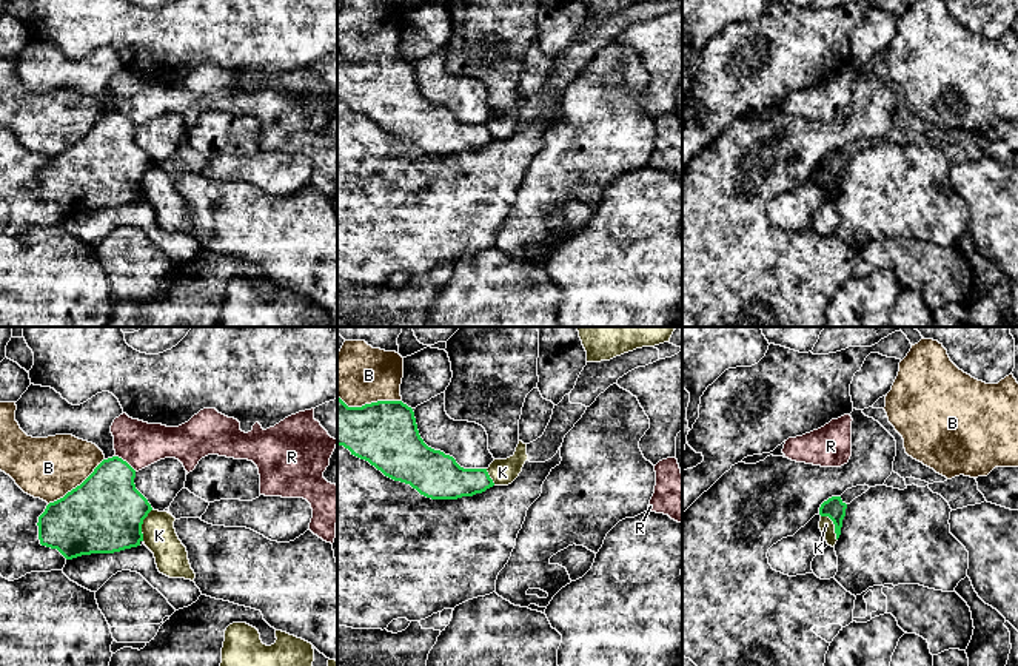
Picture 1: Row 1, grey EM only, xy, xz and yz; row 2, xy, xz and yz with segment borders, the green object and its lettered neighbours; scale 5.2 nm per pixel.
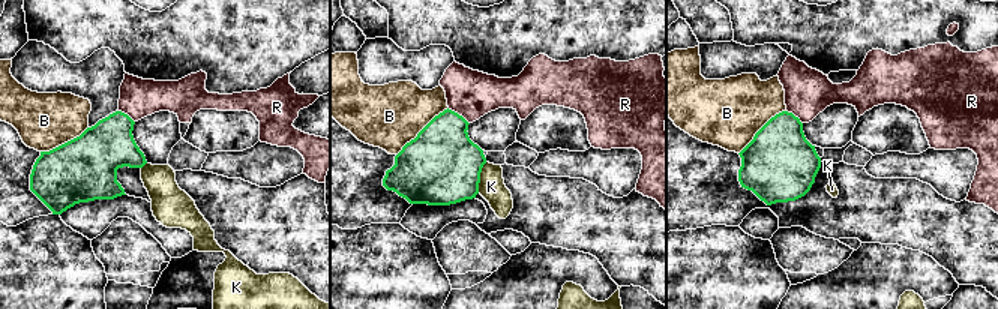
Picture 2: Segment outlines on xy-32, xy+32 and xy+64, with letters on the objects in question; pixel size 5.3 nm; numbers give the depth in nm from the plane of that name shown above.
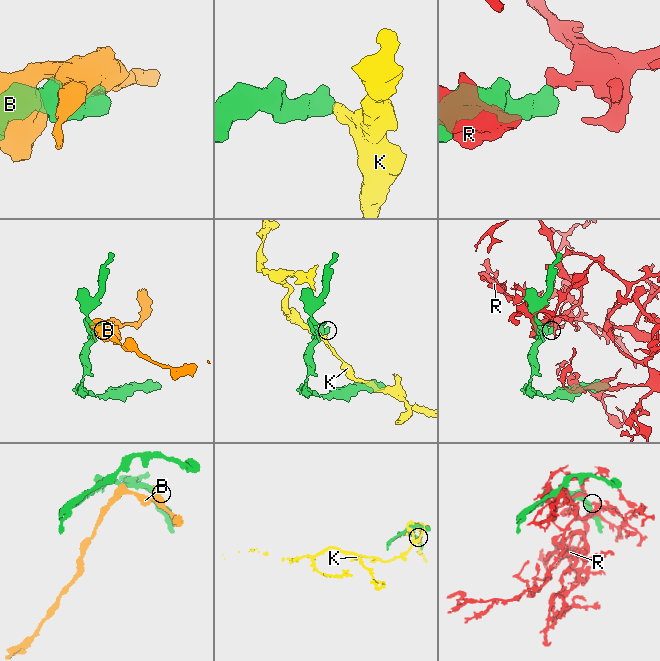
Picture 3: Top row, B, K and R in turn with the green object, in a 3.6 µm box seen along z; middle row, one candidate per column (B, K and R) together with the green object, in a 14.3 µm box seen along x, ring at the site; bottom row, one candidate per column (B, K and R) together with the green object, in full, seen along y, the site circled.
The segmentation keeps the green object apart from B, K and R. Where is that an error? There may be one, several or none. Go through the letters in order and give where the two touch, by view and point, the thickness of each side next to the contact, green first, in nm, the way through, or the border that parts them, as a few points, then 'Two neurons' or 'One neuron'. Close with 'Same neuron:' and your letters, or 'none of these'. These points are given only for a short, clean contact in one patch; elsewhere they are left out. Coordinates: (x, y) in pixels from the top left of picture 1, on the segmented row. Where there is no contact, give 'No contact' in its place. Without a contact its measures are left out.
B: Touches green at xz (370, 404). Thickness 340 nm (green) against 320 nm. Two neurons
K: Touches green at xy (142, 523). Thickness 400 nm (green) against 180 nm. Boundary: xy (153, 509), (143, 520), (142, 540). Two neurons
R: Touches green at xy (125, 461). Thickness 360 nm (green) against 240 nm. Two neurons
Same neuron: none of these

